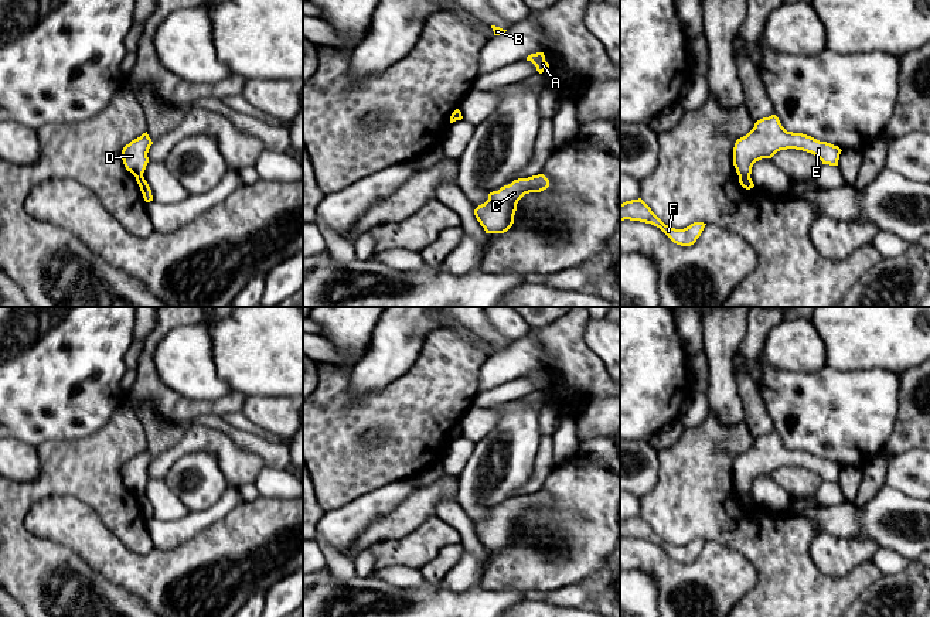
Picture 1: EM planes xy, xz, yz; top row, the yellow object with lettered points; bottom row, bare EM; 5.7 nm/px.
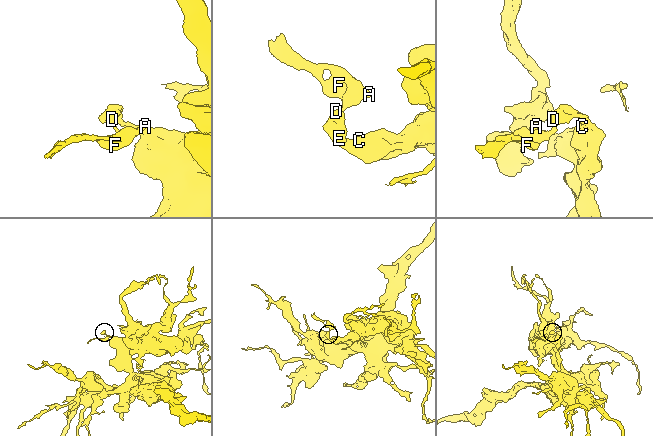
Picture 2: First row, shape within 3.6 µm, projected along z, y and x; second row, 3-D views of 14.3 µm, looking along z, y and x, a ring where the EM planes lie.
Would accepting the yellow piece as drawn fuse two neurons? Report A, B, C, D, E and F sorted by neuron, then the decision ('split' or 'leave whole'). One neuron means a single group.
A B F / C D E; split

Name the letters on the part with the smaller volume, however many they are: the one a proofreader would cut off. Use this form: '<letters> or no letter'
A, B, F

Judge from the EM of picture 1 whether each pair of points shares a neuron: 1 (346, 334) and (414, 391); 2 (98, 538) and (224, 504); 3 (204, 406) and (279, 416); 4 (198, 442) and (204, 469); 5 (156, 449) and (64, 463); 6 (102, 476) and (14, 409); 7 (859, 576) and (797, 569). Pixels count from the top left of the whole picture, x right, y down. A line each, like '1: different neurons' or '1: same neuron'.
1: different neurons
2: different neurons
3: different neurons
4: different neurons
5: different neurons
6: different neurons
7: same neuron

